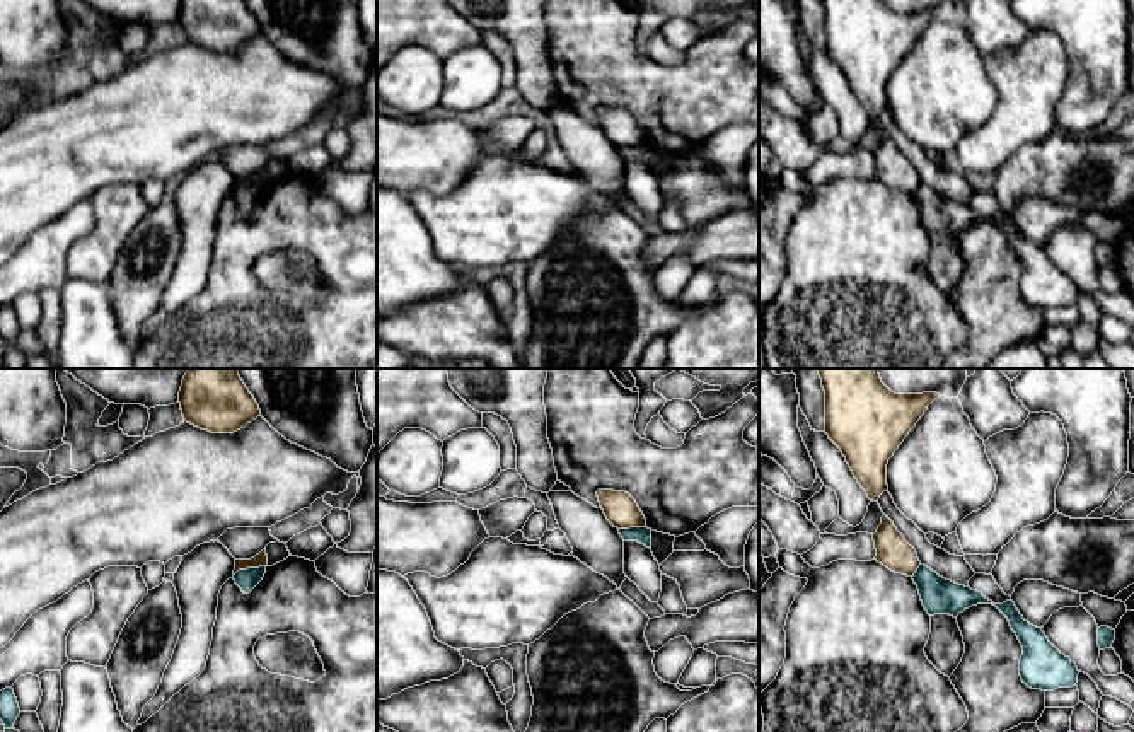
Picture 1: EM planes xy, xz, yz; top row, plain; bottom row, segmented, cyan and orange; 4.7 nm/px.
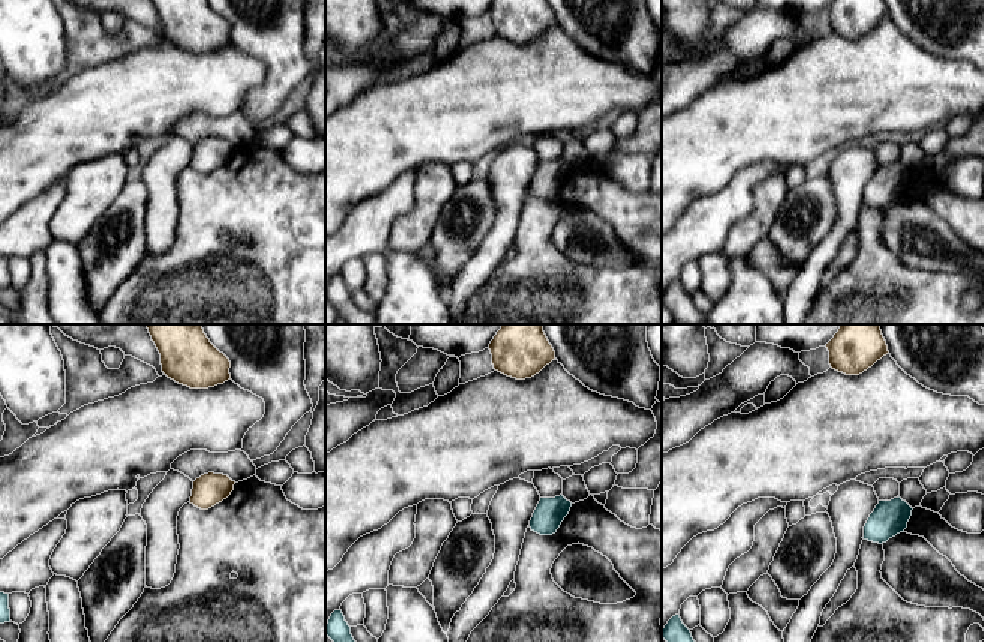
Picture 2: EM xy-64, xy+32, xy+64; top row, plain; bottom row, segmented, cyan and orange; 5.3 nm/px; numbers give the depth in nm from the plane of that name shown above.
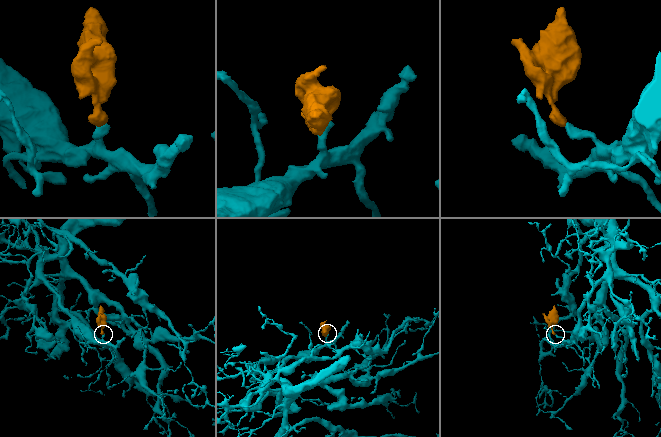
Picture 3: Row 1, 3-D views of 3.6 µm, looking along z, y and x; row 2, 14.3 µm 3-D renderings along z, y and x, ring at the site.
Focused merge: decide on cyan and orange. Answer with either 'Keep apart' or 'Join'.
Keep apart

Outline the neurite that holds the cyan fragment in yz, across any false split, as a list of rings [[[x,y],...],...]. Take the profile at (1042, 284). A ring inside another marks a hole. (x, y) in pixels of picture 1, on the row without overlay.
[[[919,183],[912,198],[929,234],[950,232],[957,235],[977,222],[996,224],[1008,235],[1011,247],[1023,264],[1020,293],[1028,305],[1054,309],[1076,304],[1079,292],[1076,282],[1049,259],[1042,246],[1025,239],[1011,217],[994,222],[982,210],[946,198],[924,183]]]

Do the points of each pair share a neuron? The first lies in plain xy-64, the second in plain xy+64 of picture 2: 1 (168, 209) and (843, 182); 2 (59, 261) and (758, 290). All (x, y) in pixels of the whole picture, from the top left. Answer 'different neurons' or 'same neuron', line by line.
1: same neuron
2: same neuron

